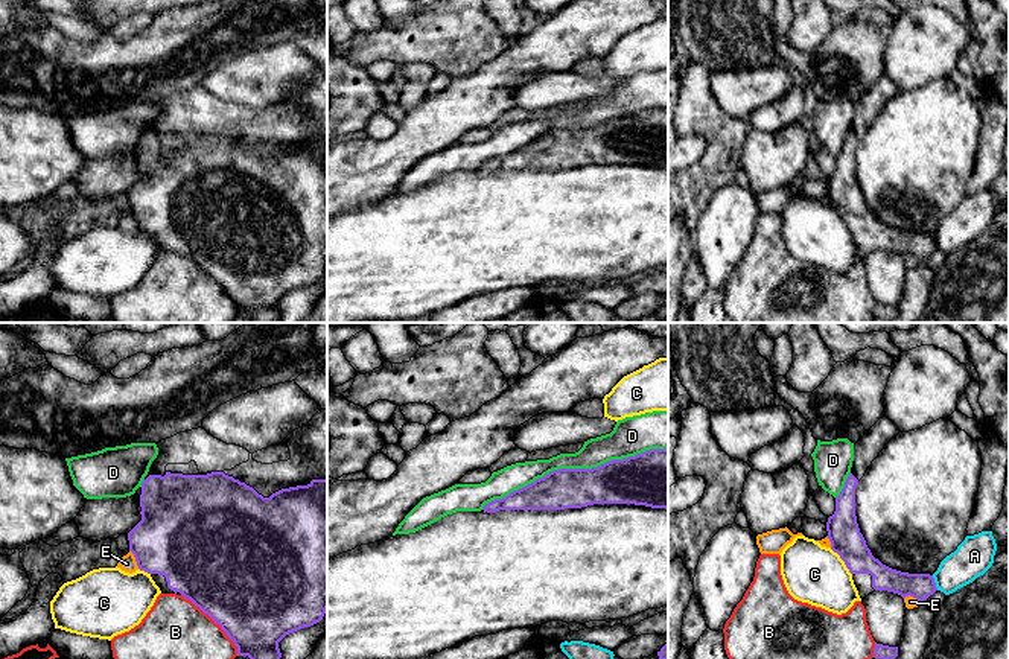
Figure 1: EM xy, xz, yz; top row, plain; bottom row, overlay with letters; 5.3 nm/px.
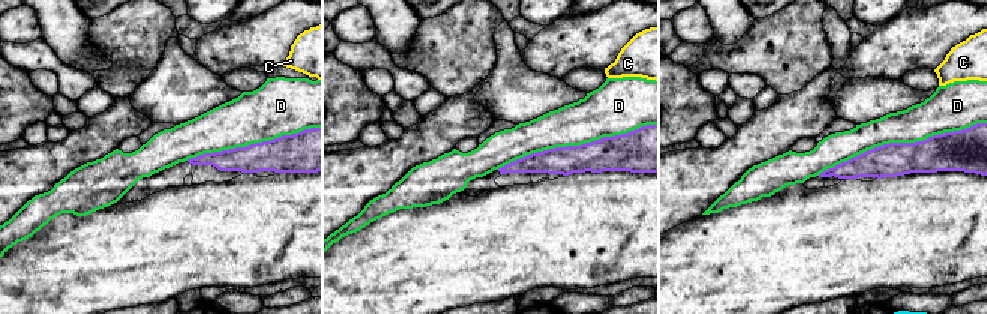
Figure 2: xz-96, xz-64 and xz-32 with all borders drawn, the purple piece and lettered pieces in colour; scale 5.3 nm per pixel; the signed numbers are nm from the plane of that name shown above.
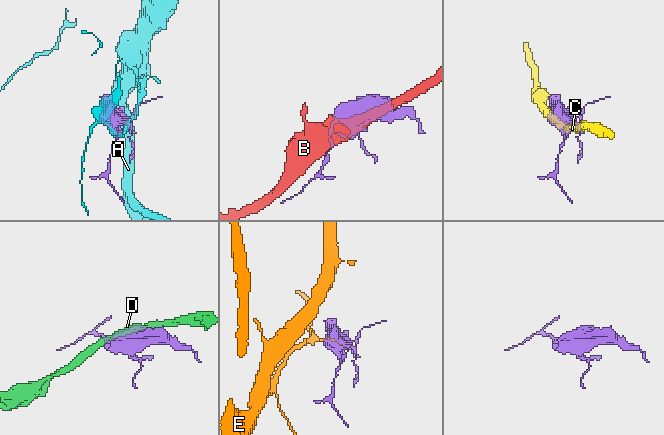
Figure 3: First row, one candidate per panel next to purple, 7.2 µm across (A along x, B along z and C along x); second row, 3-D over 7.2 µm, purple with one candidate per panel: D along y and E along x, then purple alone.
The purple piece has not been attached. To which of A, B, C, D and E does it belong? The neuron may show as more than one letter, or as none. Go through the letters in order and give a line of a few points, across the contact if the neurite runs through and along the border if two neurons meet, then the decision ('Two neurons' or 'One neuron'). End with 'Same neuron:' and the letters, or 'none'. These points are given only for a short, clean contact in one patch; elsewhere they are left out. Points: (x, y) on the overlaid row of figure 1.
A: Two neurons
B: Two neurons
C: Two neurons
D: Two neurons
E: Two neurons
Same neuron: none

